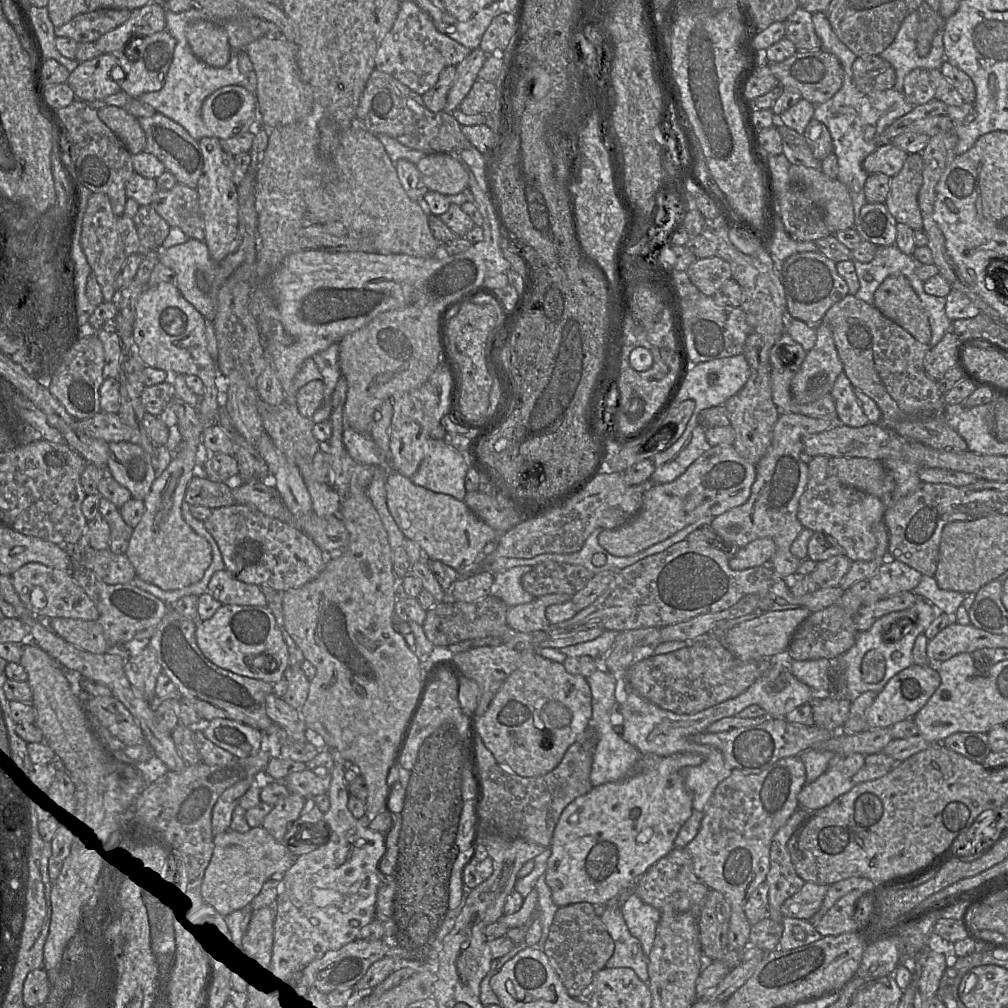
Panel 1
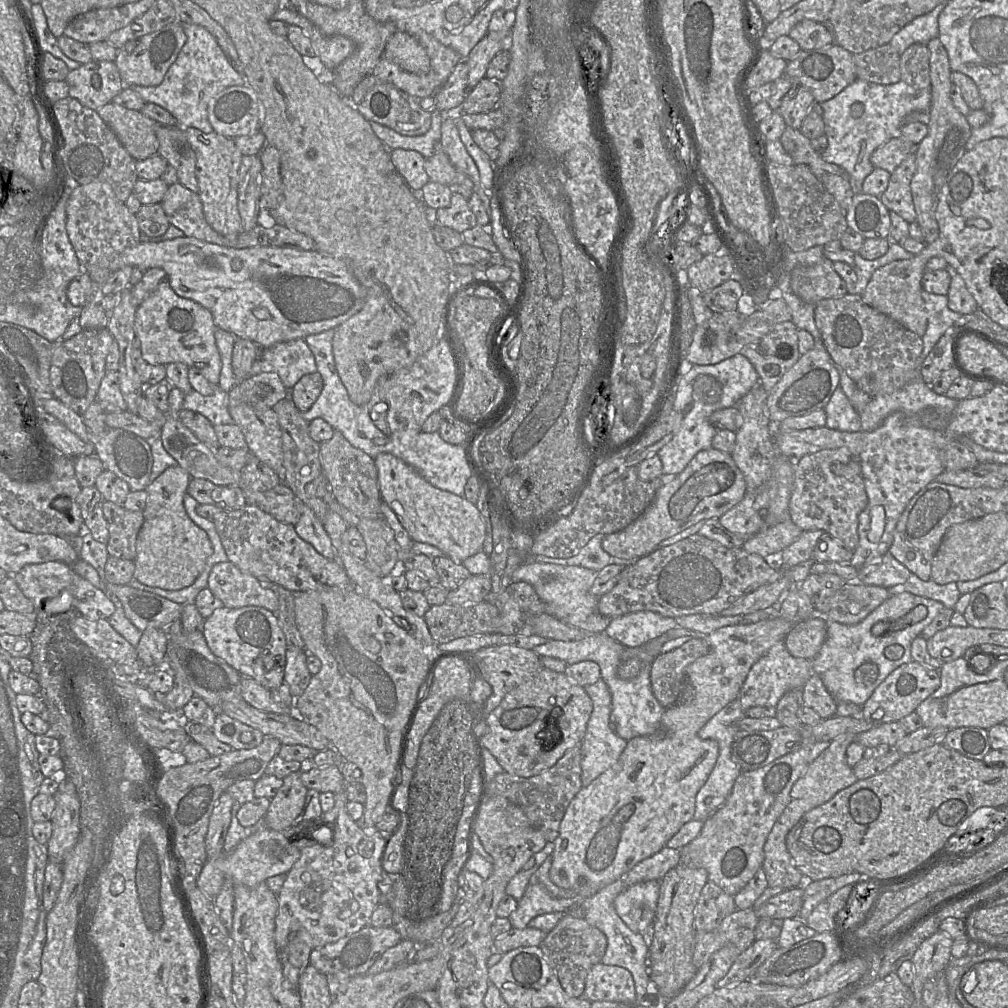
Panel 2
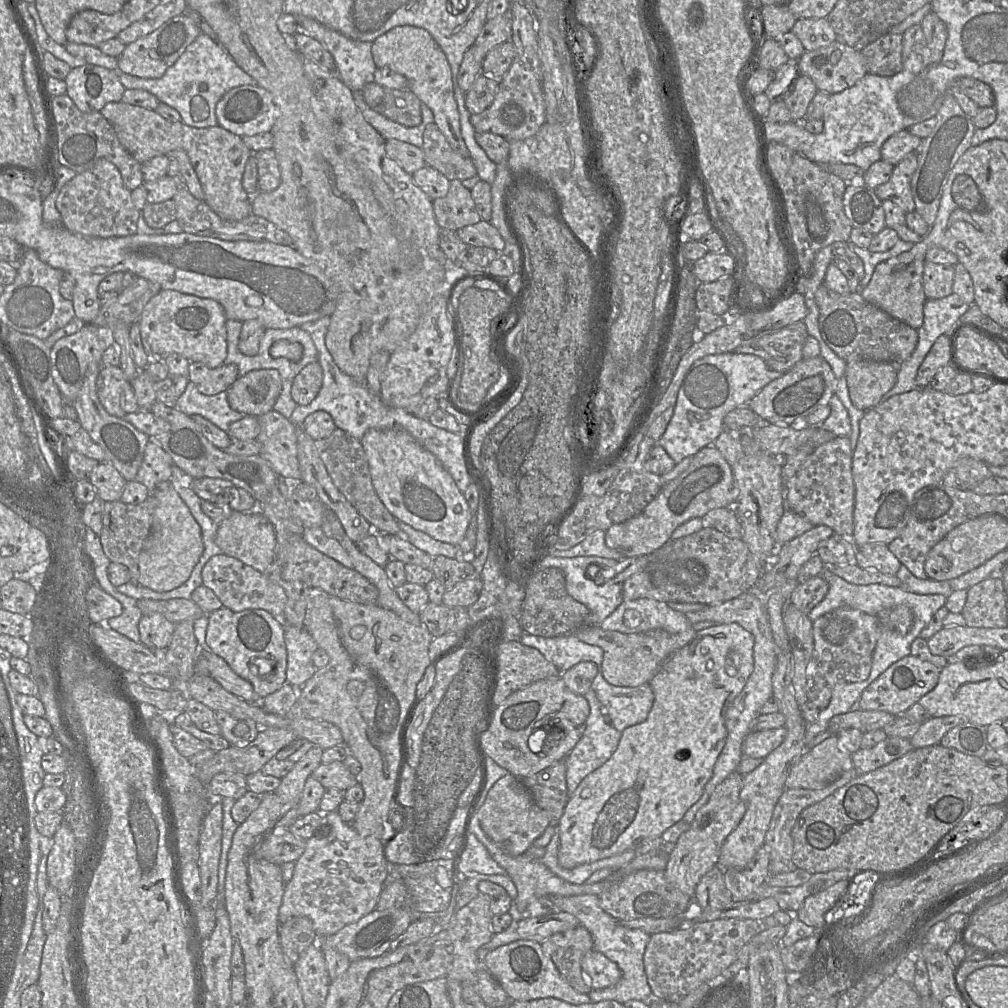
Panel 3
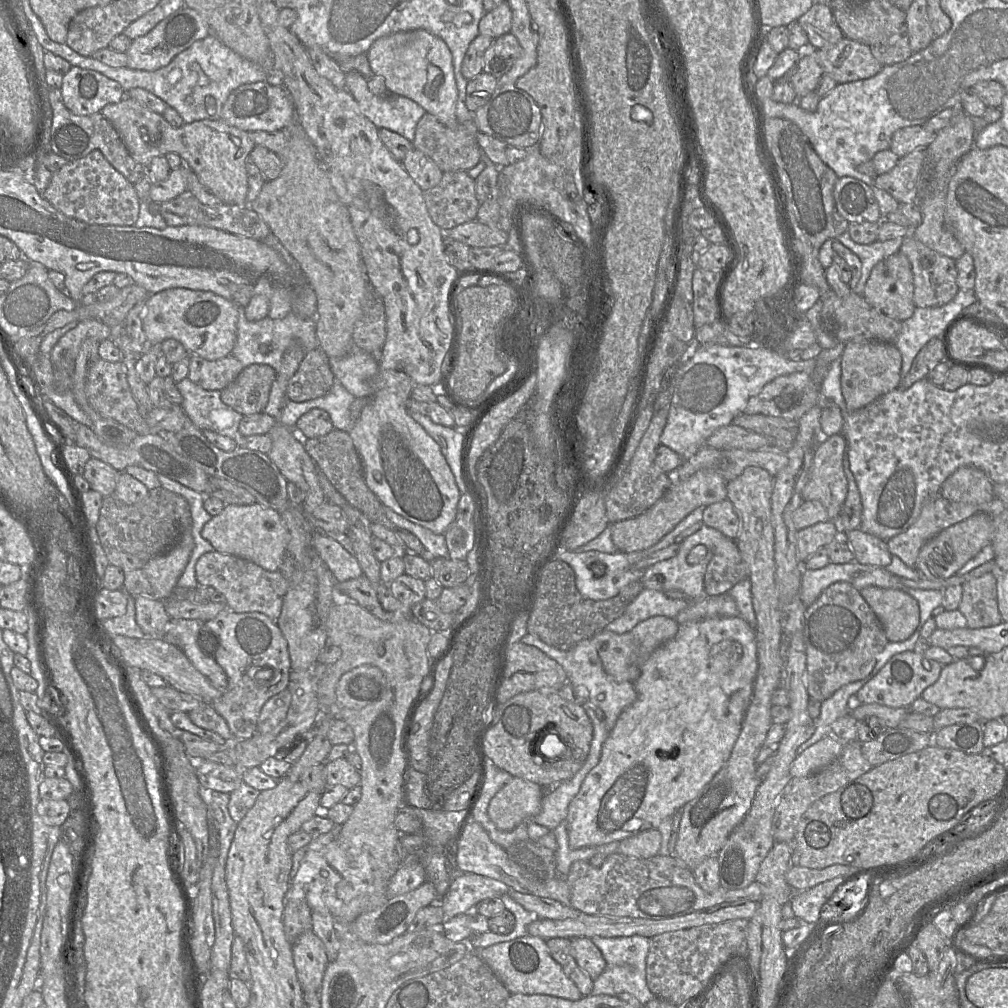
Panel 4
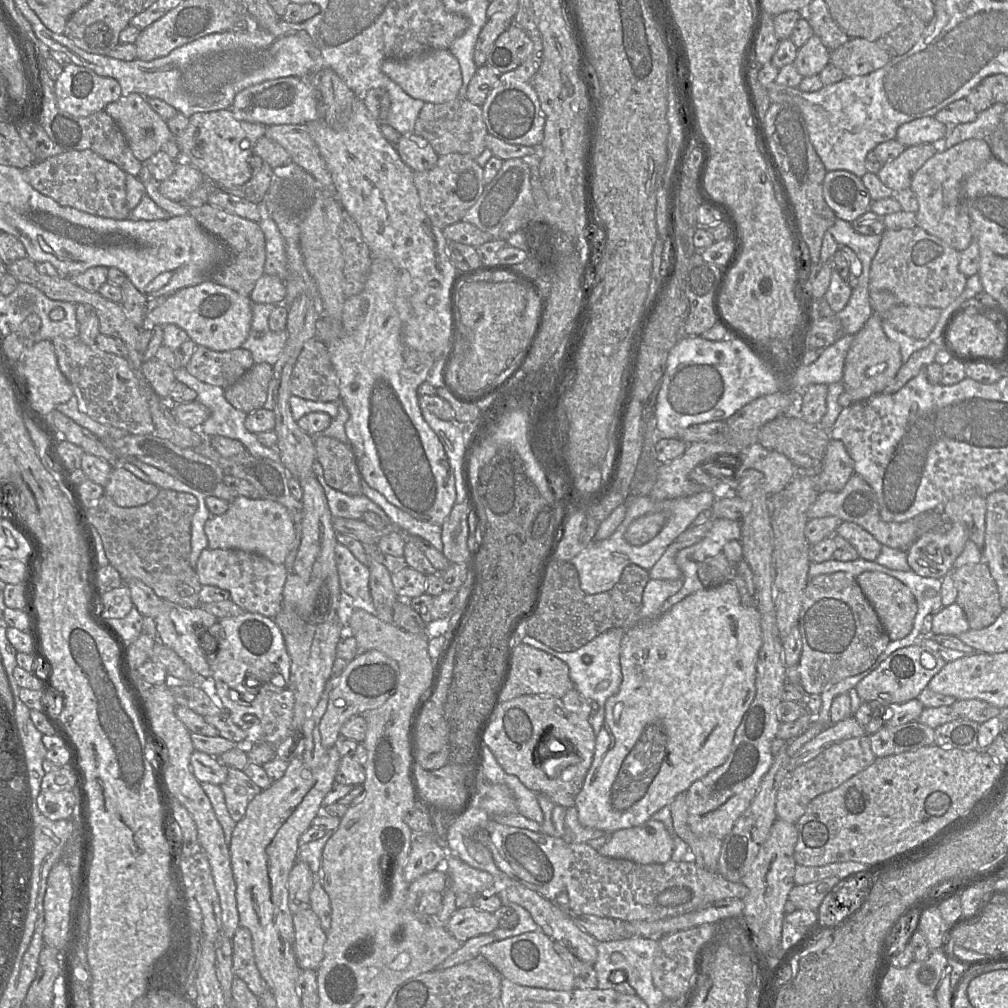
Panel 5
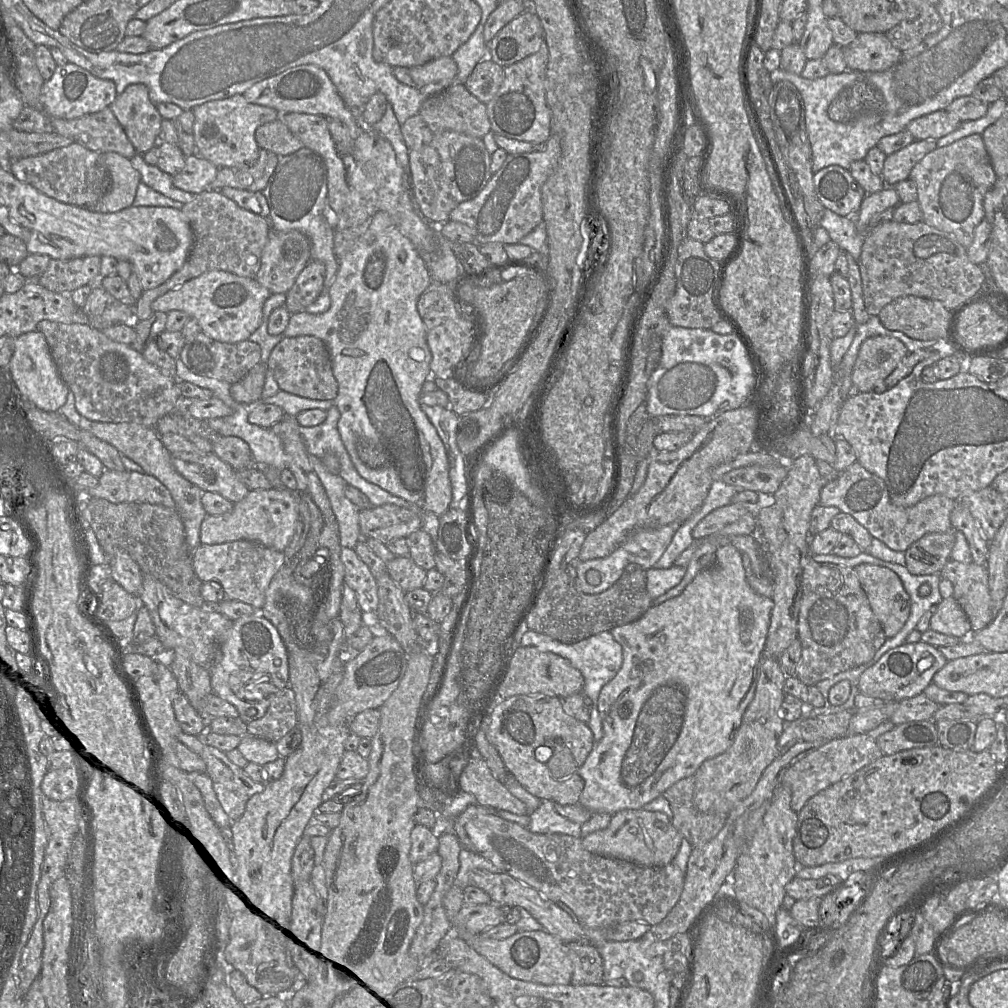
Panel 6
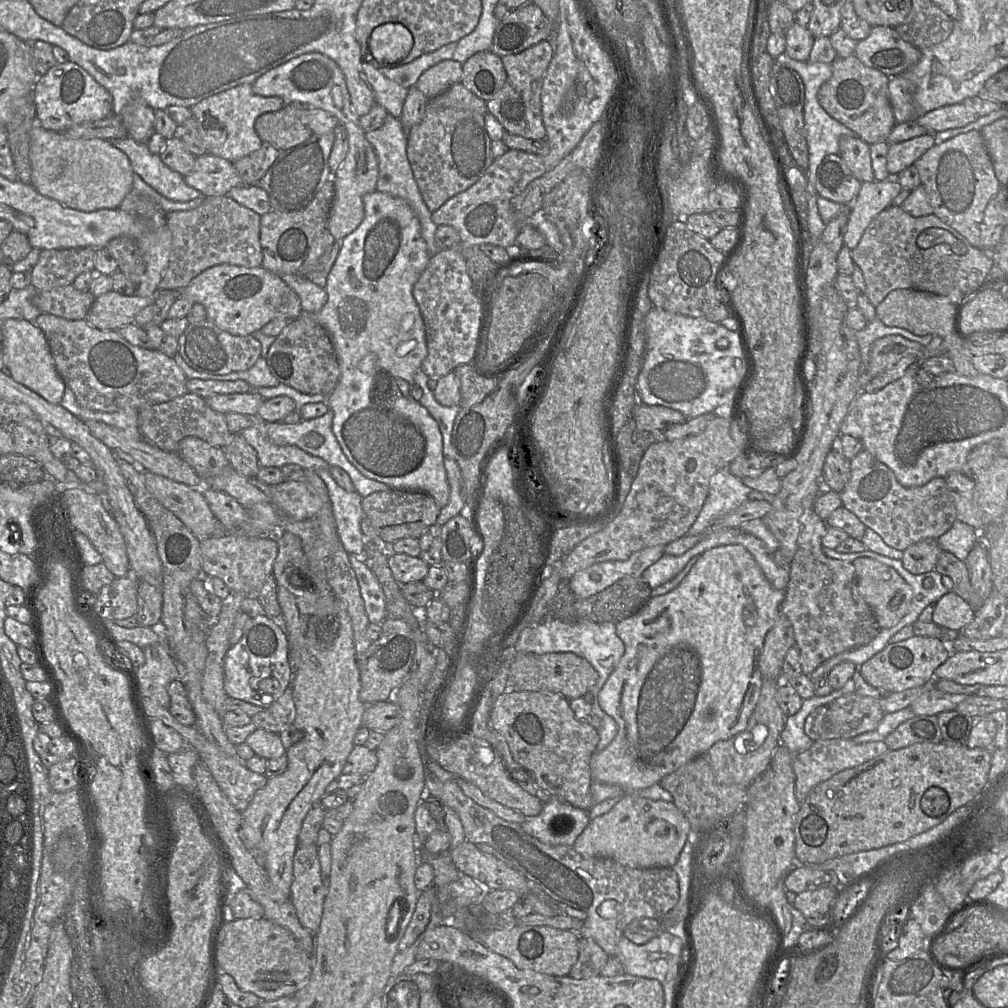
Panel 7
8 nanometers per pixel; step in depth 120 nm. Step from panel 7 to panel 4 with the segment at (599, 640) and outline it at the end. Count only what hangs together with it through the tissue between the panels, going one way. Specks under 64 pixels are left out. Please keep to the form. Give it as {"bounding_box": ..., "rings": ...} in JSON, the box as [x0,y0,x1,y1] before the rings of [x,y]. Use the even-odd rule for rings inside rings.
{"bounding_box":[520,633,637,730],"rings":[[[527,633],[520,642],[534,646],[550,658],[557,661],[567,674],[567,681],[584,690],[586,698],[604,712],[604,723],[612,730],[619,715],[637,699],[637,692],[631,682],[618,682],[603,669],[602,661],[591,638],[583,639],[568,650],[554,648],[539,638]]]}

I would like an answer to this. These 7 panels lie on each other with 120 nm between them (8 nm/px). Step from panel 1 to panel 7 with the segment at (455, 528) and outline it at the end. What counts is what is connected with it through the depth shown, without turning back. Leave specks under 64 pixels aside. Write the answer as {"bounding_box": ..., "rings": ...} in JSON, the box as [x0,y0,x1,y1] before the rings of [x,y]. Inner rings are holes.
{"bounding_box":[303,191,450,508],"rings":[[[374,191],[363,196],[364,218],[361,224],[343,238],[340,251],[328,275],[325,290],[327,302],[317,313],[303,312],[318,322],[328,332],[336,352],[340,377],[334,390],[327,396],[327,404],[334,412],[332,430],[347,459],[367,478],[388,485],[391,489],[423,491],[432,496],[440,508],[449,501],[450,487],[444,466],[443,438],[437,421],[429,411],[411,395],[414,374],[422,368],[427,356],[426,329],[420,308],[413,296],[413,287],[429,263],[430,256],[421,236],[420,223],[411,207],[403,200],[388,193]]]}

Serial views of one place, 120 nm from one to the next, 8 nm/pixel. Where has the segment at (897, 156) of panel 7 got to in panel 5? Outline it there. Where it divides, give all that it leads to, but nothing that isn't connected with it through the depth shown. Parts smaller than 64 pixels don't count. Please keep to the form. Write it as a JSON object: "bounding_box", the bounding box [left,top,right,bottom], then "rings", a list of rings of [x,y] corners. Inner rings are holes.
{"bounding_box":[877,144,938,192],"rings":[[[920,144],[906,149],[894,160],[883,164],[877,173],[881,182],[899,192],[911,187],[915,173],[938,152],[938,144]]]}

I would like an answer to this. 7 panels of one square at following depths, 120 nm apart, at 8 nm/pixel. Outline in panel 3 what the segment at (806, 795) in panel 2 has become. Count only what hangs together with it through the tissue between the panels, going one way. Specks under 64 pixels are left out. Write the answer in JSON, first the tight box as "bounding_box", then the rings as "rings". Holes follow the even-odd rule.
{"bounding_box":[785,735,853,790],"rings":[[[833,735],[812,748],[806,748],[803,755],[789,770],[785,788],[820,790],[834,782],[844,772],[853,768],[851,754],[840,746],[838,738]]]}

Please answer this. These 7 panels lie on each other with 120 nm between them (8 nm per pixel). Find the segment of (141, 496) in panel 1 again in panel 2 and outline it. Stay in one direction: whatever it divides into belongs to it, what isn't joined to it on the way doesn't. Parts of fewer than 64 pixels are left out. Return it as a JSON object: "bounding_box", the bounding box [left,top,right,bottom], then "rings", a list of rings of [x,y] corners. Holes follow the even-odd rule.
{"bounding_box":[82,400,153,491],"rings":[[[94,400],[82,414],[89,441],[94,445],[96,456],[107,469],[126,481],[133,491],[145,490],[150,483],[153,458],[149,440],[119,428],[109,427],[105,422],[106,411]]]}

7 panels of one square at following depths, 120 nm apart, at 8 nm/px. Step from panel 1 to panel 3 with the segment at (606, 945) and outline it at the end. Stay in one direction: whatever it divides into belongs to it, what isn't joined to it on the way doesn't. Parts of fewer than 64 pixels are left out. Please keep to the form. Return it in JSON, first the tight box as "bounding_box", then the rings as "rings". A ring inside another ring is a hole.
{"bounding_box":[541,925,593,994],"rings":[[[582,925],[556,933],[541,943],[542,950],[555,964],[561,977],[577,992],[588,994],[590,983],[582,972],[581,962],[593,950],[591,933]]]}

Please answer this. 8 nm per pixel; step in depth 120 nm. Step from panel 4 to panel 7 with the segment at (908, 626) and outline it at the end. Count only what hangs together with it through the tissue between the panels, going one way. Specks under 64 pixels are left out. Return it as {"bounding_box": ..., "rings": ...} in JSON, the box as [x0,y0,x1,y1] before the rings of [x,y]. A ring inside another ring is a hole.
{"bounding_box":[852,558,913,628],"rings":[[[857,558],[852,564],[855,568],[858,592],[872,610],[880,628],[896,625],[910,608],[913,597],[911,586],[893,568],[871,558]]]}

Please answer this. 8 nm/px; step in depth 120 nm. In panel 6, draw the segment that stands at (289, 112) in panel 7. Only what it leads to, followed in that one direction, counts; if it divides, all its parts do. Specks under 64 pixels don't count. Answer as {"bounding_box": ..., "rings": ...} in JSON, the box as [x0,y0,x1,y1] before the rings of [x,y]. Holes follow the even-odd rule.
{"bounding_box":[255,119,304,156],"rings":[[[279,119],[259,126],[255,131],[255,139],[260,149],[271,151],[277,156],[288,156],[304,147]]]}

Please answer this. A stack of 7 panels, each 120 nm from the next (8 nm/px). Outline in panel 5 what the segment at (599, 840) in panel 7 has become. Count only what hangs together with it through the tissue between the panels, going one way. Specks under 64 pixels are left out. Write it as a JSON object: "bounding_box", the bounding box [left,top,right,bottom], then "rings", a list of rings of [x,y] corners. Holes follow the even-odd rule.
{"bounding_box":[598,818,673,864],"rings":[[[651,818],[642,825],[613,832],[598,853],[638,864],[662,864],[671,859],[673,850],[673,836],[662,822]]]}

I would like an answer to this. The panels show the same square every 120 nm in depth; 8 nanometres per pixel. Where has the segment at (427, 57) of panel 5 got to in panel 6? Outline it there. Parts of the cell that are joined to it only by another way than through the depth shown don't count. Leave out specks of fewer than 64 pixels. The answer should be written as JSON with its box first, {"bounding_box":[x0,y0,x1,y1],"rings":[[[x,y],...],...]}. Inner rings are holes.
{"bounding_box":[409,56,457,89],"rings":[[[451,56],[432,60],[409,70],[410,76],[418,89],[436,82],[454,81],[457,75],[457,65]]]}

